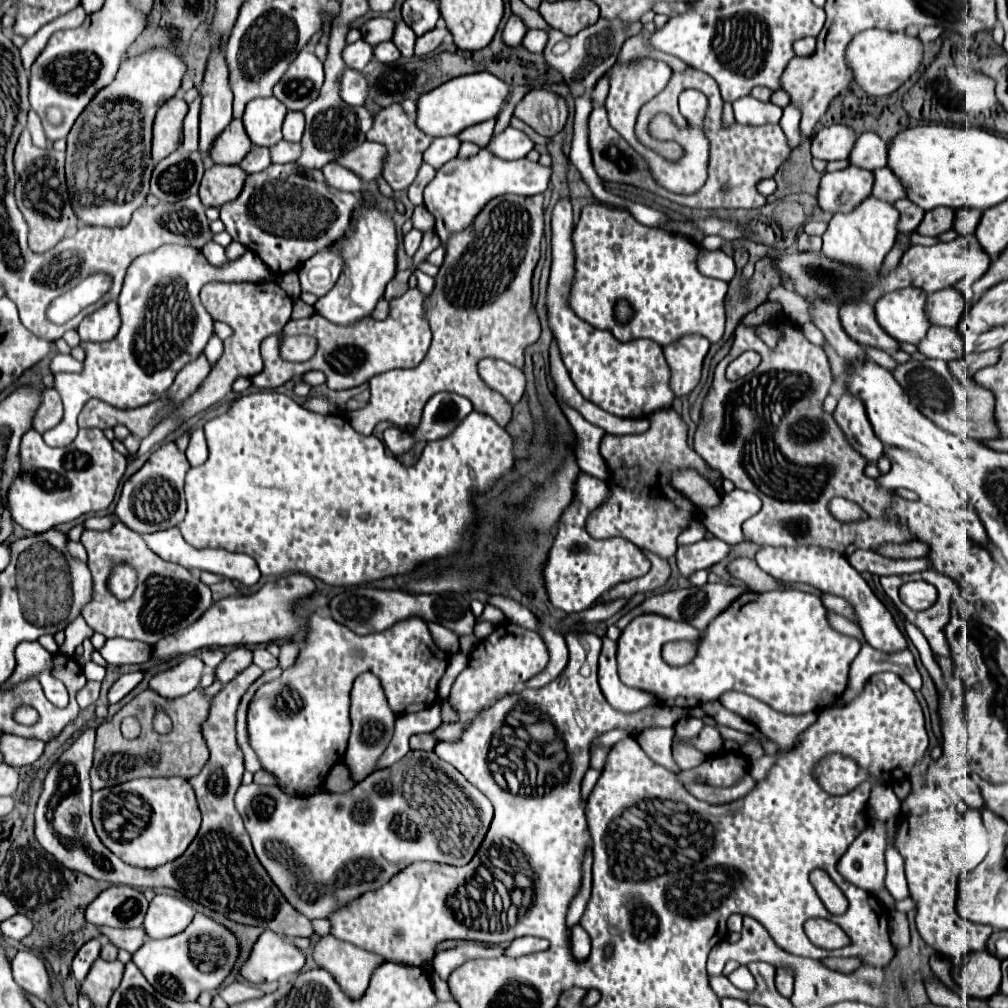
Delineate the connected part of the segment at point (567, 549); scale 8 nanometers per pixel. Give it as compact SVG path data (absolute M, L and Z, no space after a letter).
M581 472L575 480L573 492L575 496L561 514L557 535L553 540L553 550L549 554L547 566L543 568L543 578L551 604L566 613L577 613L589 608L615 584L645 576L651 568L643 550L637 548L633 542L625 538L595 540L585 532L585 520L589 512L597 508L607 494L607 486L603 480Z

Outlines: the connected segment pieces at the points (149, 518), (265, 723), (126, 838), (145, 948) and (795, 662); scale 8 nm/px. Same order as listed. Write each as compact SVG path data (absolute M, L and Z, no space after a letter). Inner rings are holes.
M175 442L163 444L159 450L151 454L151 458L143 464L139 472L135 472L125 484L121 498L117 502L115 514L117 518L139 534L149 534L157 530L167 530L179 524L185 516L185 492L183 478L189 470L189 462L185 454L175 446Z
M311 614L307 620L307 638L305 646L299 652L295 664L285 668L281 678L263 684L247 708L247 732L249 744L255 750L261 768L277 778L277 786L287 796L307 796L307 790L321 788L325 784L325 776L329 768L337 764L347 750L347 740L351 732L350 694L353 680L363 672L373 672L385 690L389 706L395 714L419 712L431 706L437 698L437 684L447 668L447 654L437 648L433 642L427 624L411 616L387 628L385 632L359 636L333 618L323 618L319 614Z
M137 778L91 796L91 818L101 842L135 868L159 868L179 858L197 836L201 812L193 788L185 778Z
M195 914L193 922L183 932L163 940L145 940L143 946L137 952L133 952L133 964L141 970L141 974L157 992L173 1000L189 1002L197 1000L197 996L203 990L219 988L225 976L229 974L231 966L235 964L237 954L237 938L231 932L227 932L227 928L213 922L205 914Z
M775 590L763 594L741 594L727 610L713 618L703 632L689 624L661 618L657 614L637 616L625 626L617 640L617 666L623 684L653 692L663 706L693 708L717 700L723 692L739 690L779 712L805 714L833 704L843 694L849 680L849 666L857 652L857 638L845 636L829 626L825 618L825 606L821 604L819 596L801 590ZM679 638L693 638L693 642L697 642L697 656L695 662L689 662L689 666L669 666L661 658L661 646Z

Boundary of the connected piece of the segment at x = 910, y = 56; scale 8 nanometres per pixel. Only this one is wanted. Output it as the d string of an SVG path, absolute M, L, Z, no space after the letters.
M865 30L853 36L845 50L845 60L853 74L853 80L865 94L887 96L895 92L919 68L921 52L921 42L913 36L889 30Z

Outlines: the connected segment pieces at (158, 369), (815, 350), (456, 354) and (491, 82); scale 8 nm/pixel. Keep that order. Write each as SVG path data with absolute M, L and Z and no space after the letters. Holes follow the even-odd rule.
M165 244L153 252L147 252L145 256L137 258L129 266L127 276L123 280L121 294L119 294L119 312L121 312L121 320L123 320L119 334L111 342L101 342L101 344L81 342L81 348L85 350L85 368L81 374L55 374L55 390L63 398L65 416L55 428L51 428L43 434L45 444L69 446L77 434L77 416L79 416L81 408L85 406L85 402L91 398L103 400L117 408L137 408L137 406L145 406L149 402L159 400L173 384L177 372L185 364L195 360L207 346L207 340L213 336L213 318L209 316L209 312L205 310L205 306L199 300L201 286L207 282L239 282L239 274L241 274L241 280L245 280L245 278L251 278L255 282L273 282L275 280L275 274L269 272L269 268L265 274L265 262L255 252L245 252L237 260L229 260L221 266L213 266L203 256L203 252L193 246Z
M791 320L777 322L777 326L779 326L779 330L783 332L783 340L779 340L777 348L767 348L767 344L761 342L761 338L755 334L755 326L743 326L743 324L737 326L735 342L733 342L729 354L727 354L727 356L717 364L717 368L715 368L713 384L711 384L711 388L709 388L705 400L703 400L703 406L701 406L701 420L699 420L695 438L693 438L693 450L695 450L711 468L717 468L717 470L723 474L723 478L729 478L729 480L735 484L735 488L749 490L749 492L757 494L757 496L763 500L761 512L755 514L753 518L749 518L749 520L743 524L745 538L747 538L749 542L757 544L757 546L759 546L759 544L769 544L769 546L817 544L817 546L823 546L823 548L829 548L829 550L837 550L839 554L847 554L847 556L853 554L855 550L861 550L861 548L863 548L863 550L871 550L873 546L879 546L879 544L883 544L883 542L911 542L911 540L915 540L913 534L911 534L905 526L901 526L901 524L891 522L891 520L885 518L885 510L889 508L889 502L891 502L891 498L893 498L893 492L879 488L875 480L871 480L871 478L865 476L865 472L863 472L863 468L865 468L865 464L867 464L865 458L861 458L861 456L849 446L849 442L845 440L845 434L841 432L841 428L837 428L837 422L833 420L833 416L823 412L823 400L825 400L825 396L829 394L829 386L831 386L831 382L833 382L831 368L829 368L829 362L827 362L827 356L825 356L823 348L811 344L811 342L803 336L801 328L795 326ZM745 350L755 350L755 352L759 352L759 354L761 354L761 364L759 364L751 374L747 374L745 378L735 380L735 382L727 382L727 380L725 380L725 368L727 368L727 364L729 364L731 360L735 360L739 354L743 354ZM835 496L841 496L841 498L847 498L847 500L859 504L859 506L869 514L869 518L867 518L867 520L855 520L855 522L839 522L839 520L835 520L835 518L831 516L831 512L829 512L829 500L835 498Z
M505 194L489 200L485 208L475 216L473 224L463 232L449 236L445 244L445 260L437 272L435 288L425 298L425 318L433 332L433 342L423 362L411 370L389 370L369 380L371 400L365 408L349 412L349 422L361 434L371 434L375 424L387 420L401 428L413 428L421 420L425 402L437 392L455 392L471 400L477 412L491 416L499 426L507 426L511 420L511 404L495 390L487 388L477 372L477 362L483 358L499 358L517 368L523 368L523 352L539 338L539 318L533 308L531 276L539 260L539 246L543 238L543 194L515 196Z
M489 72L457 76L419 98L417 124L429 136L457 136L457 132L497 116L503 104L507 102L509 92L511 92L511 86Z

